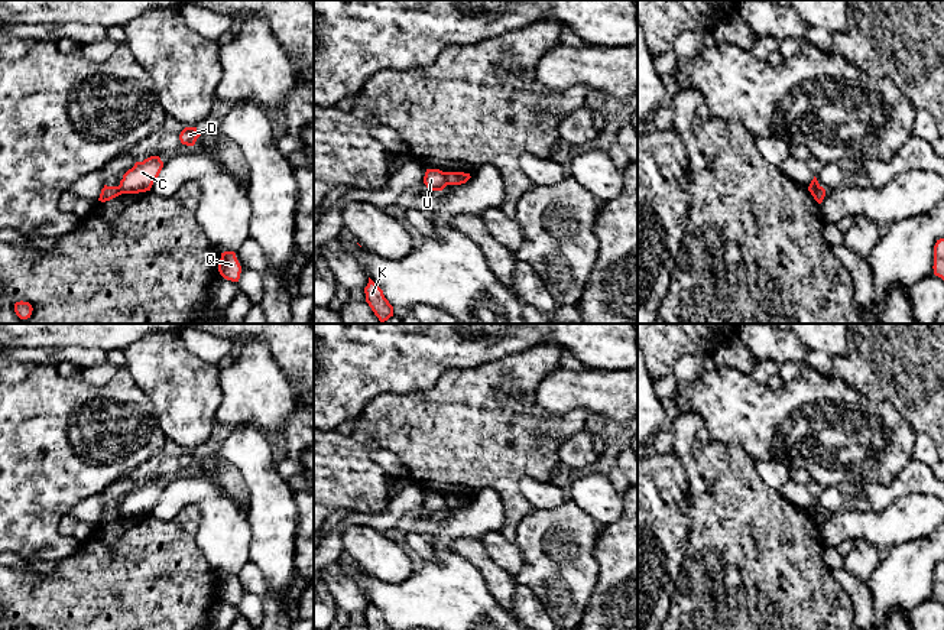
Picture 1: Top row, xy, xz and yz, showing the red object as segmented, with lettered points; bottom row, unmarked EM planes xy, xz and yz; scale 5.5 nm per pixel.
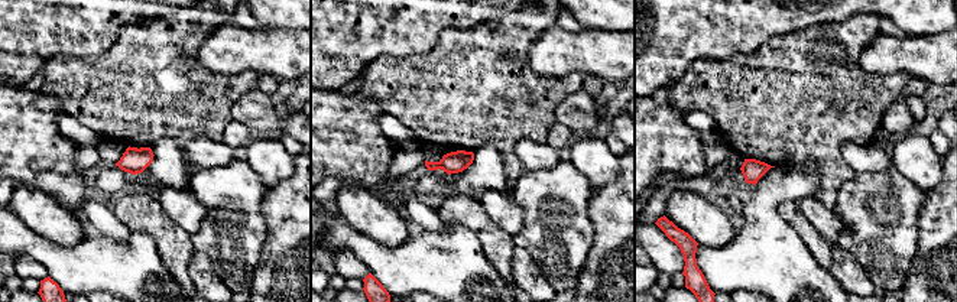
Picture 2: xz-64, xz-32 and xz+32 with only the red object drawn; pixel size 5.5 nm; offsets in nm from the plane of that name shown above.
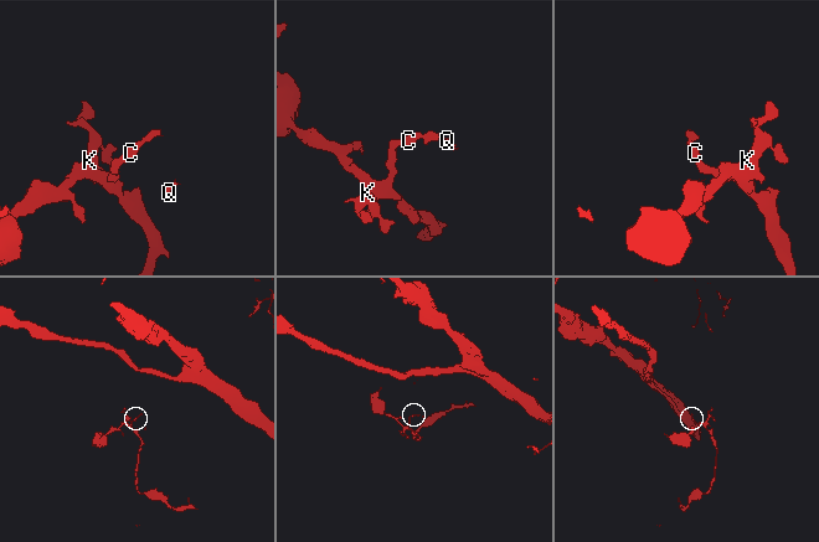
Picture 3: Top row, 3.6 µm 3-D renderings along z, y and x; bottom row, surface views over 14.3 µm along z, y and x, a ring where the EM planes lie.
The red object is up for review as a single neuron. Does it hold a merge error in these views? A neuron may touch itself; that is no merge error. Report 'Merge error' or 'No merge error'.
Merge error

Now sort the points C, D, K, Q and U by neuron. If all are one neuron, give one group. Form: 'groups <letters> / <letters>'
groups C D Q / K U

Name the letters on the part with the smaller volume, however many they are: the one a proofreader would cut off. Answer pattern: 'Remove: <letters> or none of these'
Remove: K, U

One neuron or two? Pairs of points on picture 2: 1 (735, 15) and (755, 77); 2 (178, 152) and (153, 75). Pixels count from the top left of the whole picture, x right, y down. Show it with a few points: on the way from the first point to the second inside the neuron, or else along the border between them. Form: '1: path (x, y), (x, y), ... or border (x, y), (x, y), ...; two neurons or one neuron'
1: border (777, 35), (765, 39), (749, 52), (714, 59); two neurons
2: border (207, 136), (187, 140), (161, 137), (149, 146); two neurons

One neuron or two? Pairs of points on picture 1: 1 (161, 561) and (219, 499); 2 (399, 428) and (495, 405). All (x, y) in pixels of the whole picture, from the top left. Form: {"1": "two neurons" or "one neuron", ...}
{"1": "two neurons", "2": "one neuron"}

